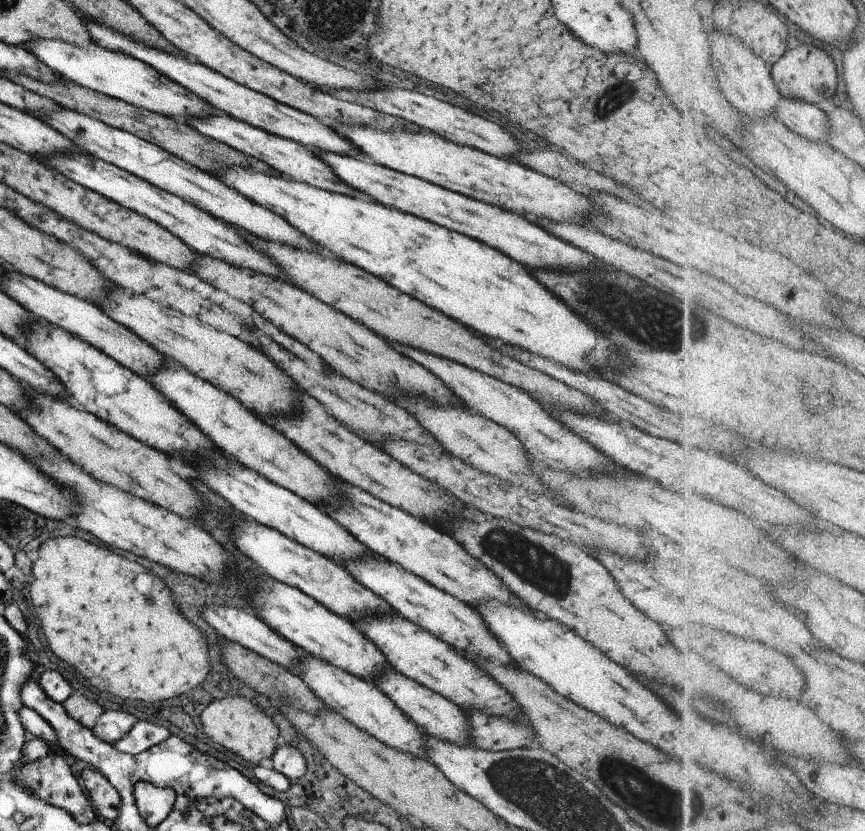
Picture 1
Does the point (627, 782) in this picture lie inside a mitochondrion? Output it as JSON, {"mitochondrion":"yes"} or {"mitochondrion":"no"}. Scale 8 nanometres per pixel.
{"mitochondrion":"yes"}

